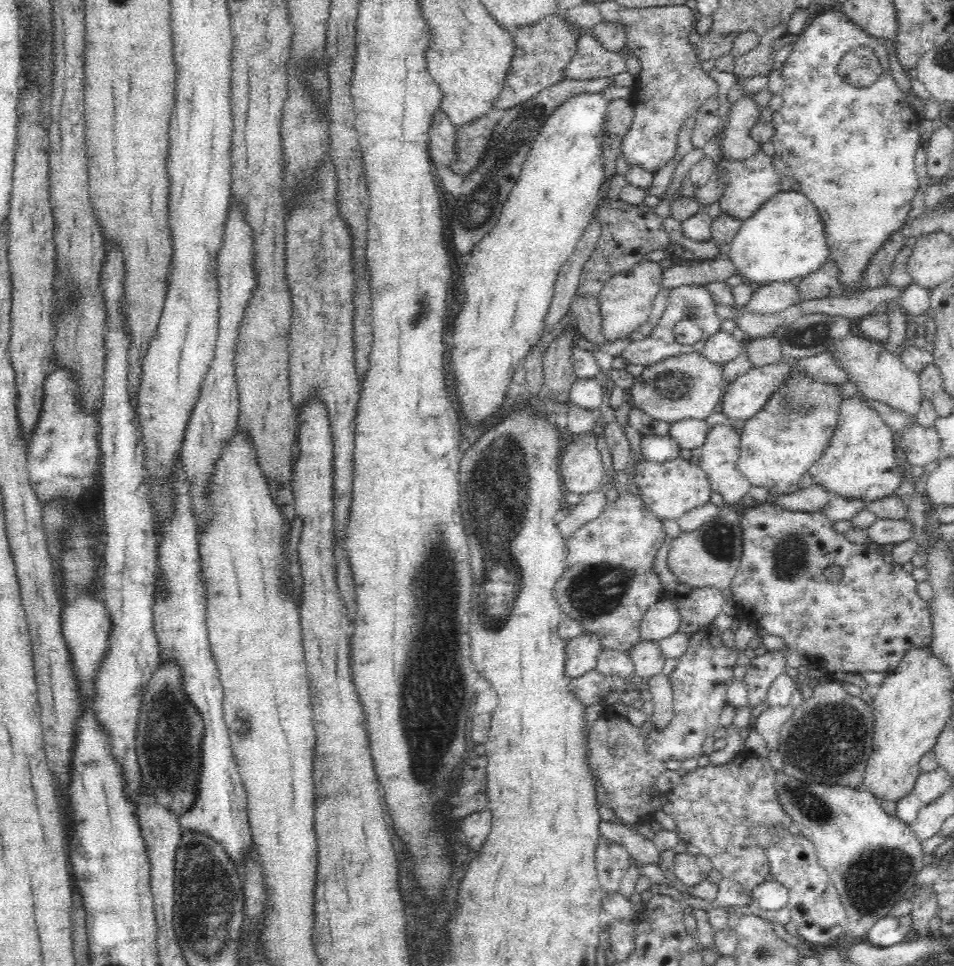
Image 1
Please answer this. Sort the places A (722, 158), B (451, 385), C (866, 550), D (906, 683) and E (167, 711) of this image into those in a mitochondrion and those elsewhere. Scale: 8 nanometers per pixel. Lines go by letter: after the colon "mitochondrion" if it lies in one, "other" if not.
A: other
B: other
C: other
D: other
E: mitochondrion

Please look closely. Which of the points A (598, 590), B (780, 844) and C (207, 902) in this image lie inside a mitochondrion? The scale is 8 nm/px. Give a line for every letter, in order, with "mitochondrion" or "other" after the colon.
A: mitochondrion
B: mitochondrion
C: mitochondrion

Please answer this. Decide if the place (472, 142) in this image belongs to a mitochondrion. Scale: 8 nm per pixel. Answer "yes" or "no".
yes

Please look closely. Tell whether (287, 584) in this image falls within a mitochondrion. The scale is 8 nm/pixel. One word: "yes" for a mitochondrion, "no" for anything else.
no

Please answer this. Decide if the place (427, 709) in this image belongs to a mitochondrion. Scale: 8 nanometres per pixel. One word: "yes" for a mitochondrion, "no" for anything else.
yes

